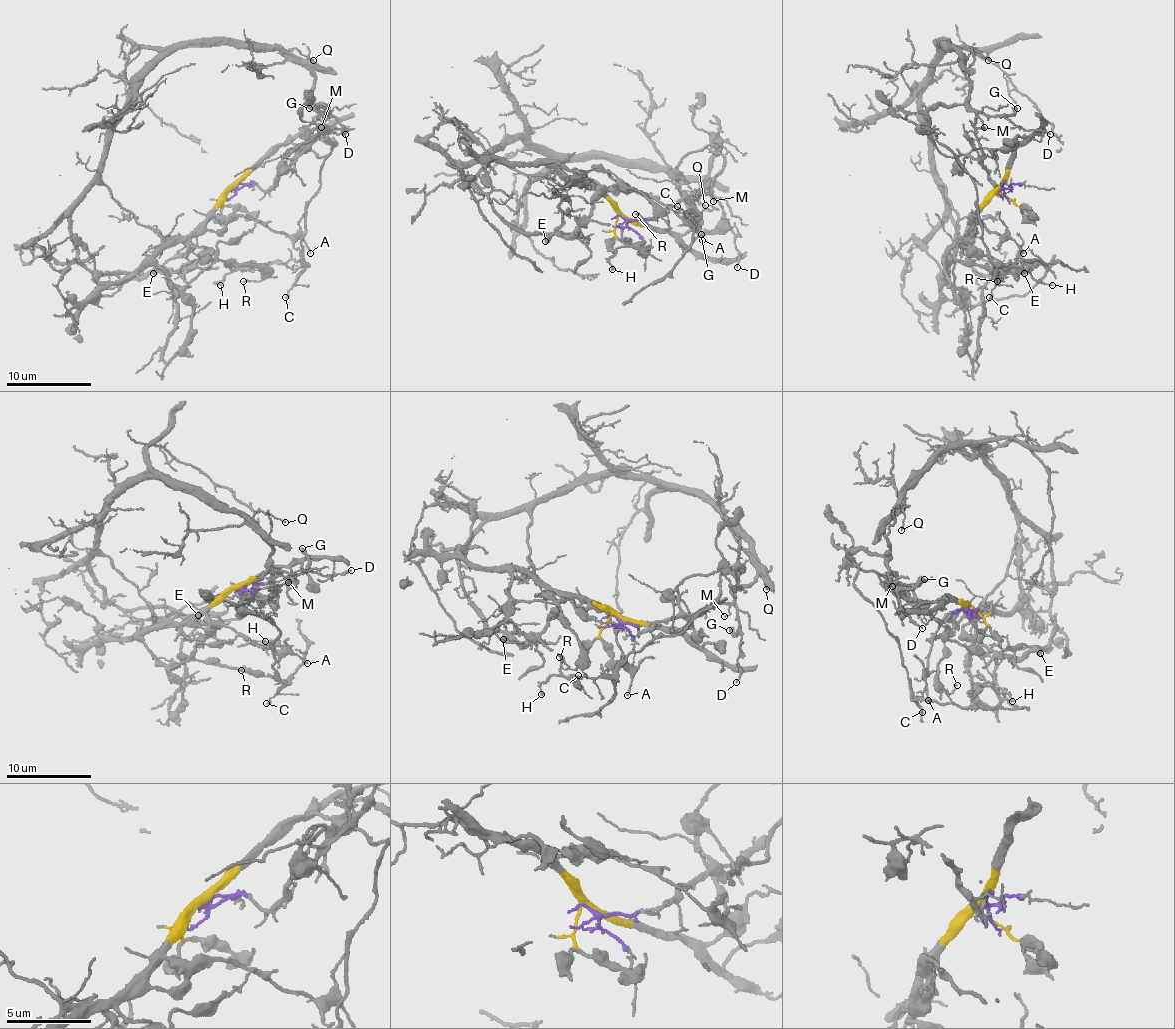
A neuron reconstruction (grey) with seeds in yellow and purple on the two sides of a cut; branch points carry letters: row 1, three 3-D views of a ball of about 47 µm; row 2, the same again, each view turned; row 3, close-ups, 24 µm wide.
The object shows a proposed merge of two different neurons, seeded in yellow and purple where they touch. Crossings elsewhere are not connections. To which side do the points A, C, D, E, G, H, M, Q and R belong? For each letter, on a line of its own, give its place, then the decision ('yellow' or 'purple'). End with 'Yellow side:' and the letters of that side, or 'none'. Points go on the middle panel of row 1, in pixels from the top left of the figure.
A: at (702, 240); yellow
C: at (677, 206); purple
D: at (737, 267); purple
E: at (545, 241); yellow
G: at (701, 234); purple
H: at (612, 269); yellow
M: at (713, 201); purple
Q: at (705, 205); purple
R: at (635, 214); yellow
Yellow side: A, E, H, R

